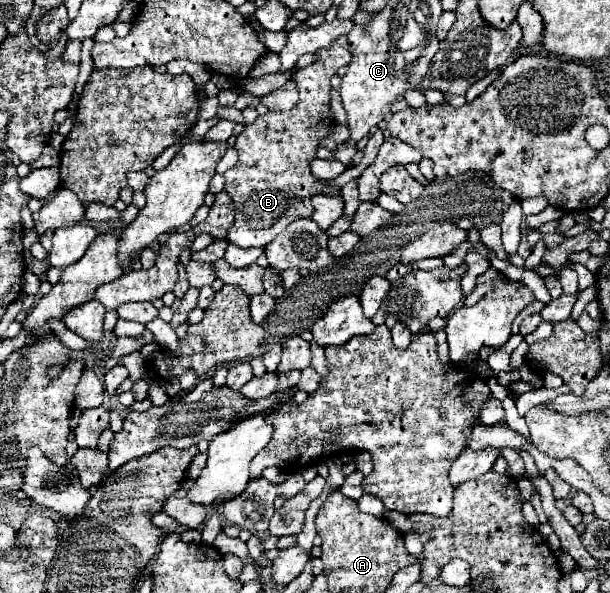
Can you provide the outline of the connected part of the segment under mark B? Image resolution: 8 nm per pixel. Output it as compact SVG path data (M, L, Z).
M341 36L331 44L327 50L317 52L317 60L307 68L297 68L295 82L299 84L299 102L289 112L267 112L265 116L259 116L253 124L245 126L245 130L237 136L235 150L239 154L239 160L233 168L229 168L225 178L225 192L235 202L235 224L227 232L227 240L239 248L263 248L267 246L291 220L297 218L309 218L311 208L311 196L313 194L331 194L337 196L339 188L329 188L317 182L317 178L309 172L309 162L315 158L315 150L319 146L319 138L329 134L329 124L333 124L329 114L329 92L331 92L331 76L351 62L351 52L347 38Z

